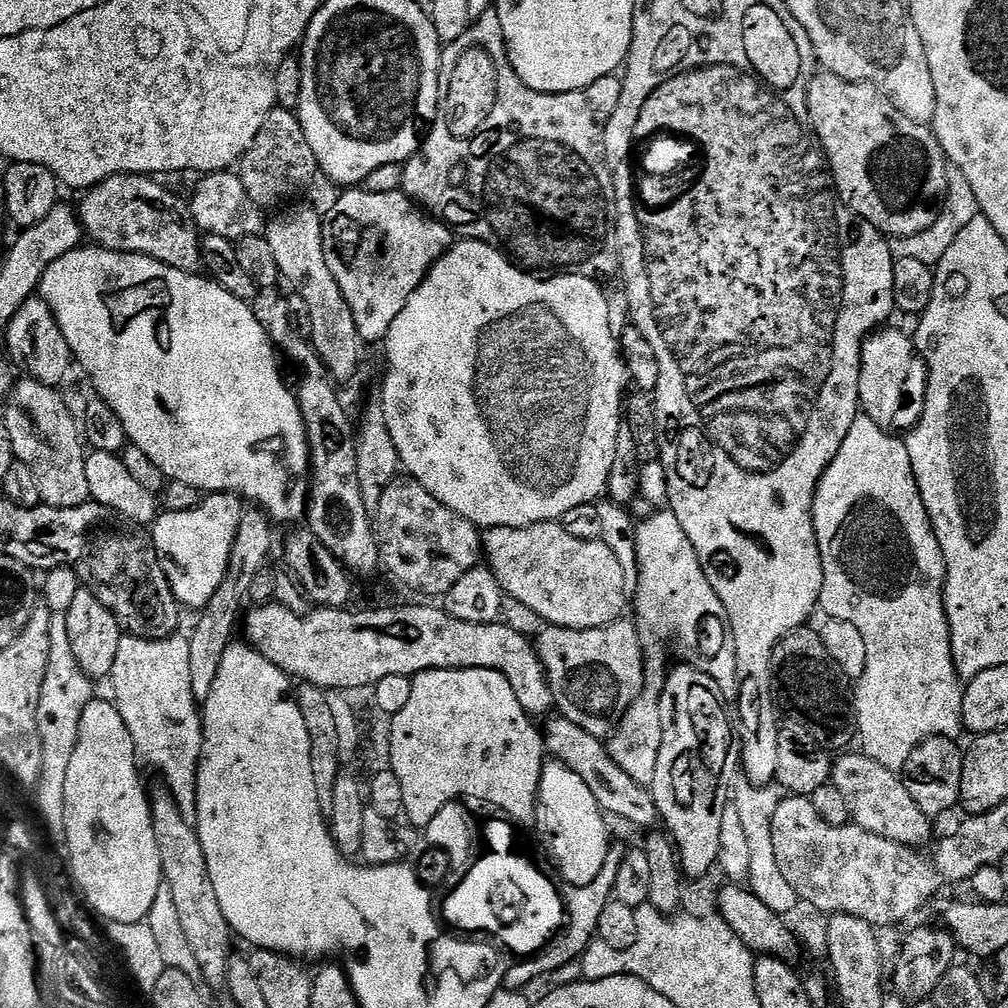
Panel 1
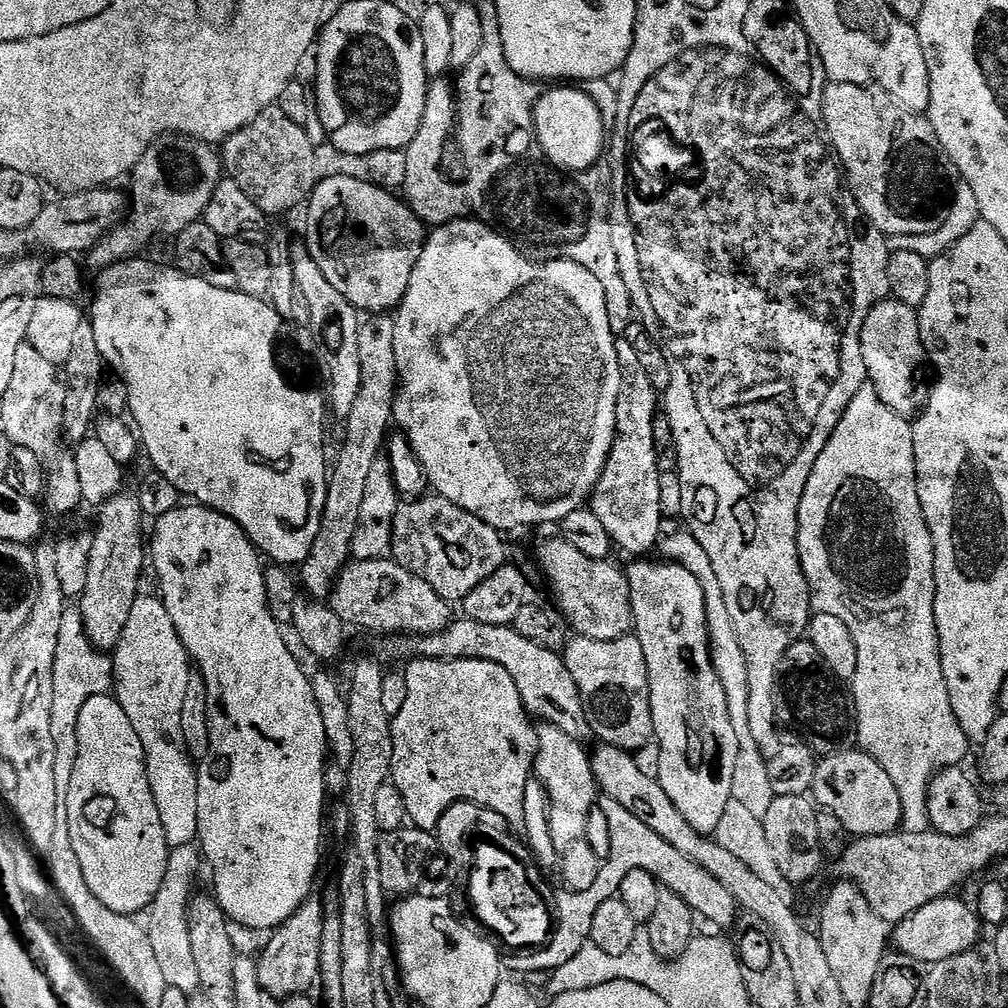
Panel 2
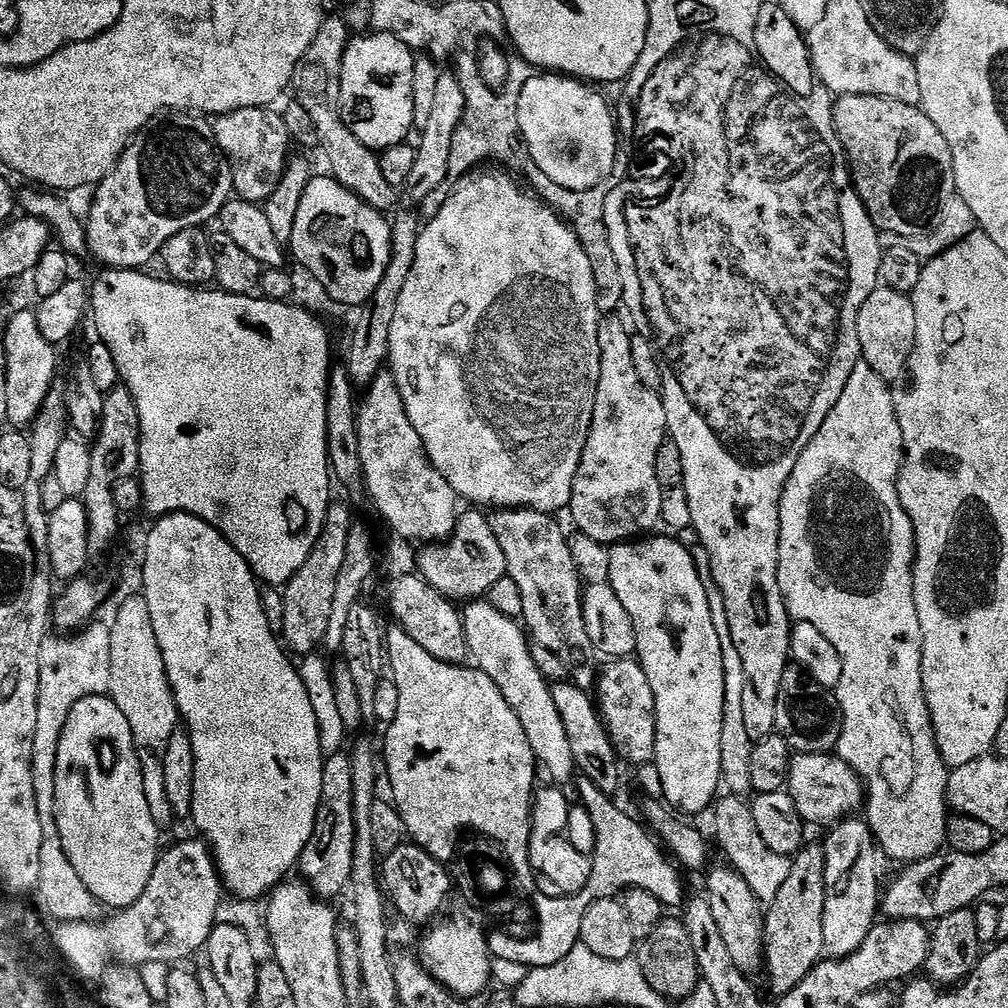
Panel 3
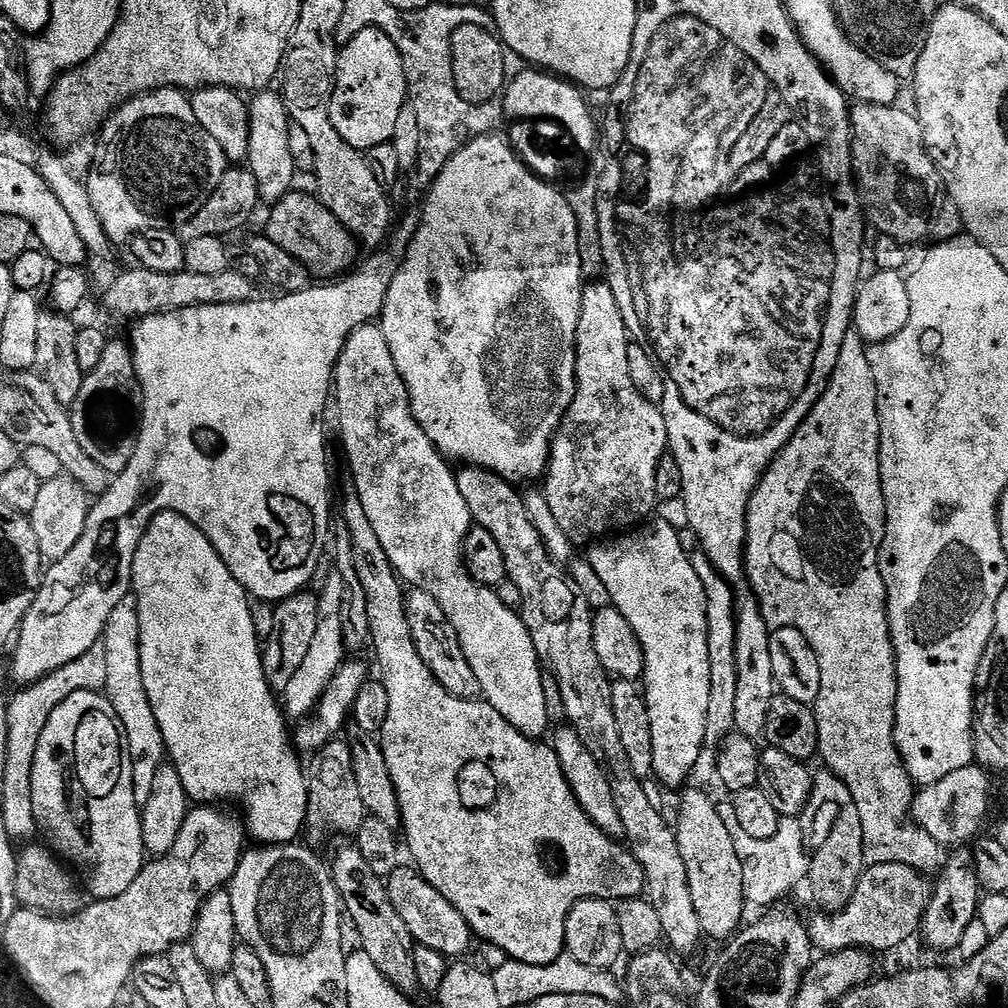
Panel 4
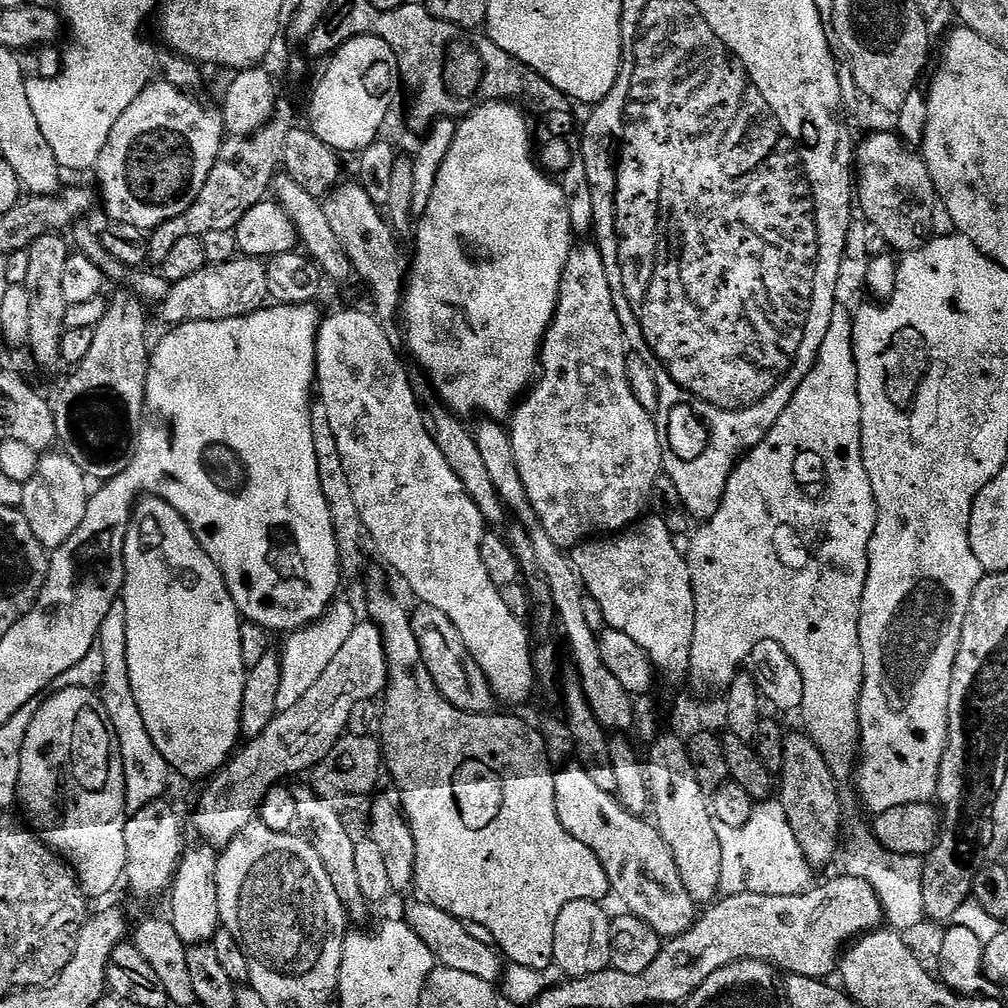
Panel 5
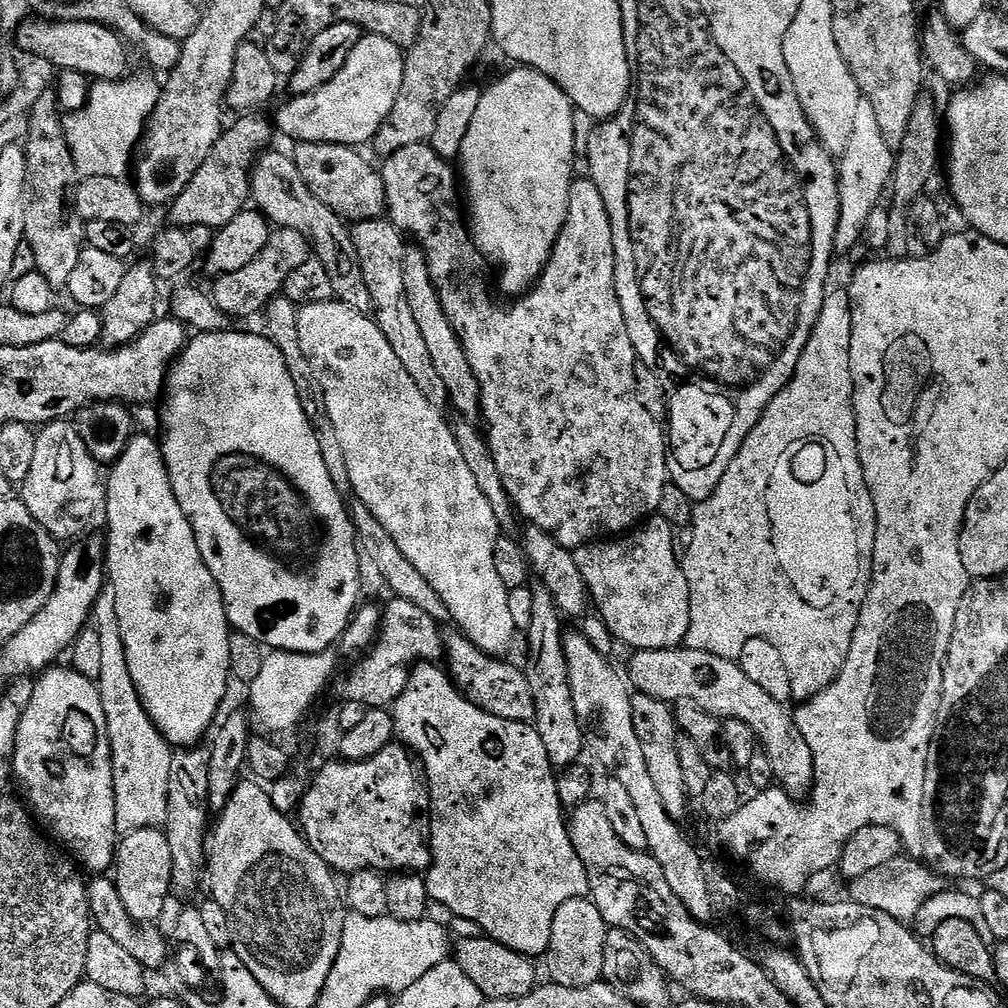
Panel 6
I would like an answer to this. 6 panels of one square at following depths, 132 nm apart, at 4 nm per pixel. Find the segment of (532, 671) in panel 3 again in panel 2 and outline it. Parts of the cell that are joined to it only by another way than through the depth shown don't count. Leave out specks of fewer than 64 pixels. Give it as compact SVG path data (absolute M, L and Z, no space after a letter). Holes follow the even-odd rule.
M544 726L535 733L536 754L534 757L534 776L544 787L551 807L565 812L568 816L584 816L593 810L598 800L596 779L592 773L589 753L584 752L581 741L574 736L562 734L562 730Z

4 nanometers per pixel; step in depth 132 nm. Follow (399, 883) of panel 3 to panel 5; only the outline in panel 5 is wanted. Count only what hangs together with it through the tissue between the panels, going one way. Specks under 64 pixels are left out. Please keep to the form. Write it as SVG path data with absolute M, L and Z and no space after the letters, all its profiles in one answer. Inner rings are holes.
M412 900L404 908L403 919L418 934L437 961L450 970L462 970L462 974L474 974L474 978L482 978L496 982L502 976L502 956L491 943L483 944L476 936L471 936L469 925L465 921L452 916L438 905L424 900Z

